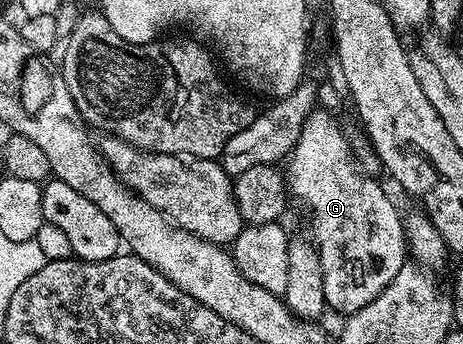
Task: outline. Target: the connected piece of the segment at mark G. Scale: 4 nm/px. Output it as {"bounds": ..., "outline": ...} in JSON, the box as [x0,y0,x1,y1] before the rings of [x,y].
{"bounds":[285,108,408,316],"outline":[[[322,108],[312,110],[305,120],[301,136],[297,136],[295,146],[285,159],[285,177],[290,197],[294,201],[296,198],[311,217],[310,237],[321,260],[327,306],[343,314],[342,316],[356,314],[387,287],[389,280],[393,280],[393,276],[397,276],[397,272],[401,272],[408,261],[404,219],[401,216],[399,218],[398,208],[391,203],[390,196],[375,183],[376,179],[361,169],[356,151],[353,146],[351,150],[338,120]]]}

